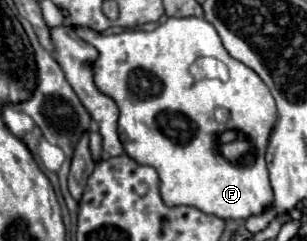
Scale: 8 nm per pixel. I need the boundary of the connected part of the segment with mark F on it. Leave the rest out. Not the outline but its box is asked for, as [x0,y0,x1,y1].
[89,17,277,221]

